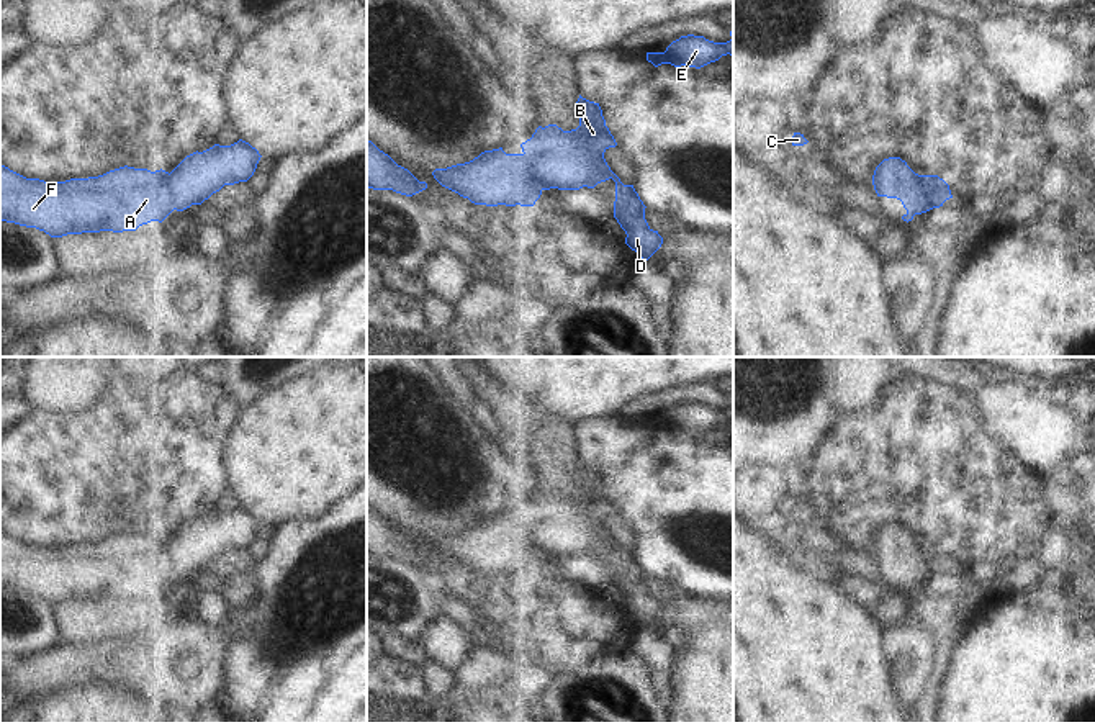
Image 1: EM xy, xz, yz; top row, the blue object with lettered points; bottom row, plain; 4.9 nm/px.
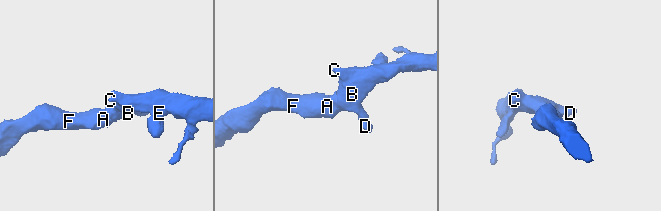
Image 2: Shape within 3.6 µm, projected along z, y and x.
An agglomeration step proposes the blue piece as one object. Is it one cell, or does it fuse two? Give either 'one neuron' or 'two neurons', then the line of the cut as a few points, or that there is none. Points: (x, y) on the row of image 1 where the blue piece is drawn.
one neuron; no cut

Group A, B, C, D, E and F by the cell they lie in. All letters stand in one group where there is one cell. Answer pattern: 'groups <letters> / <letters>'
groups A B C D E F

